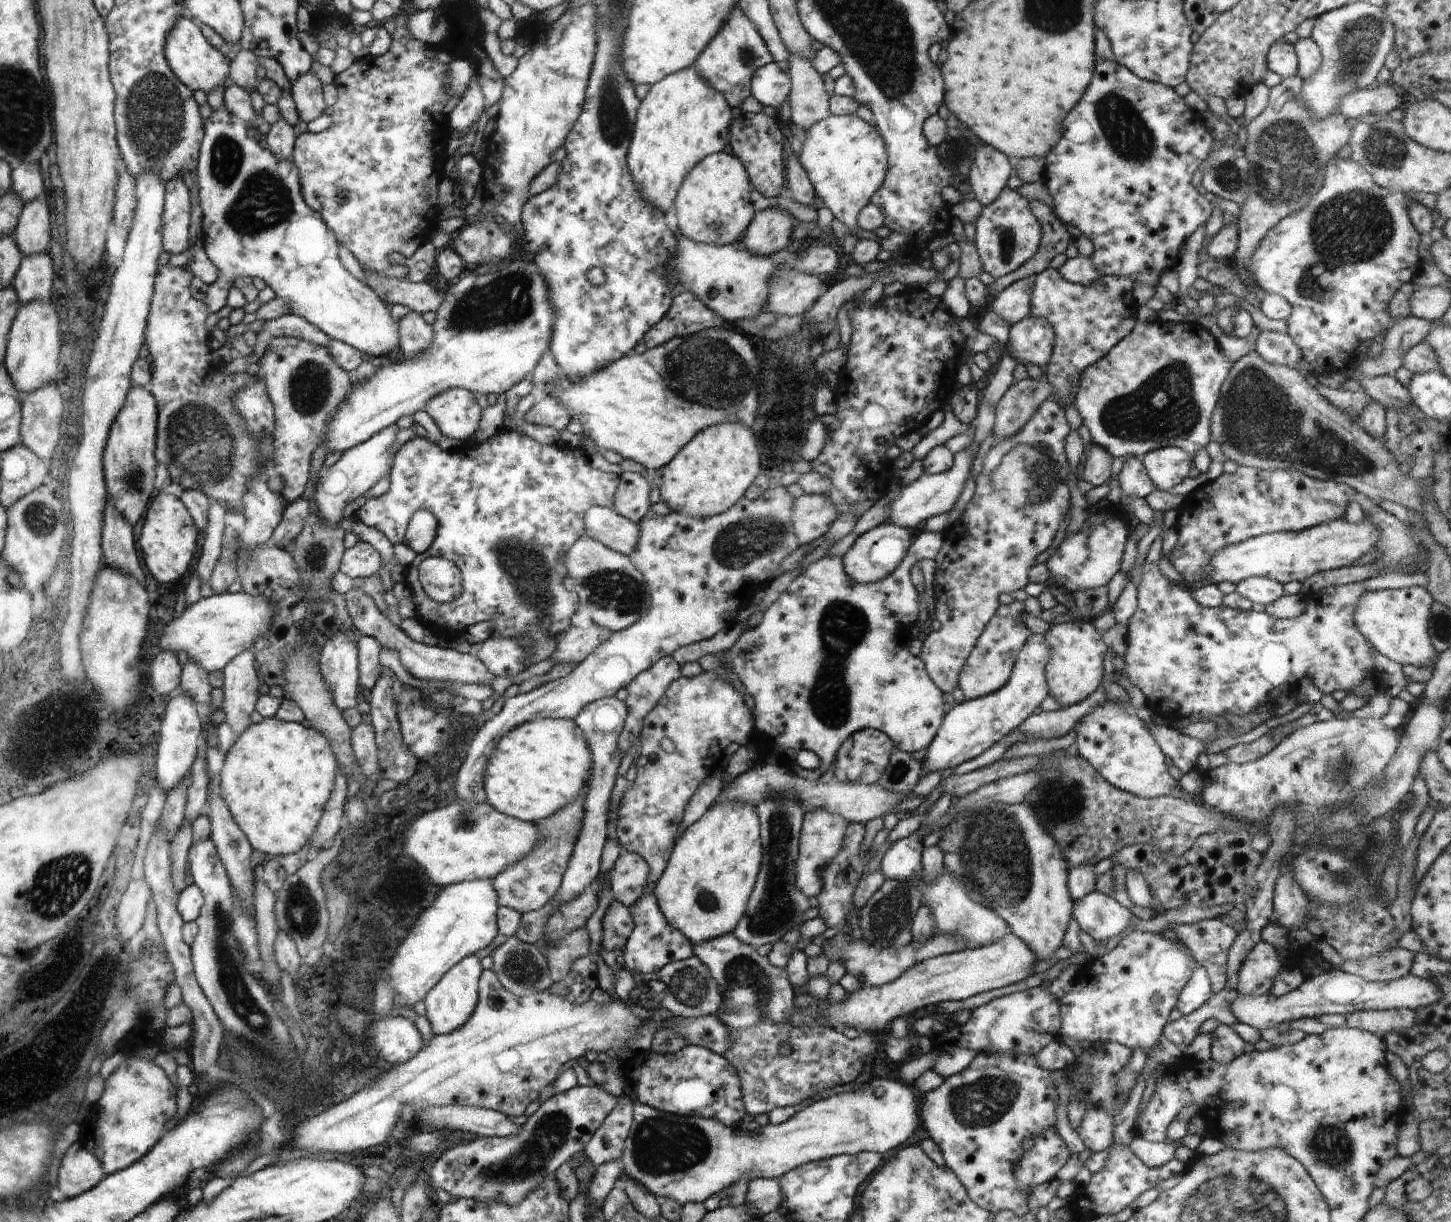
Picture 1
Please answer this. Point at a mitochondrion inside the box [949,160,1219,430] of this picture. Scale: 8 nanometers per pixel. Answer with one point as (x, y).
(1006, 243)

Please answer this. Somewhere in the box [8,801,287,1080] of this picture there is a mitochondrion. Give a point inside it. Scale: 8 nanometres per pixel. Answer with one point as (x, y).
(55, 889)

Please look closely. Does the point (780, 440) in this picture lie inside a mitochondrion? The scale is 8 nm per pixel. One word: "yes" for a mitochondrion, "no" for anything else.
yes

